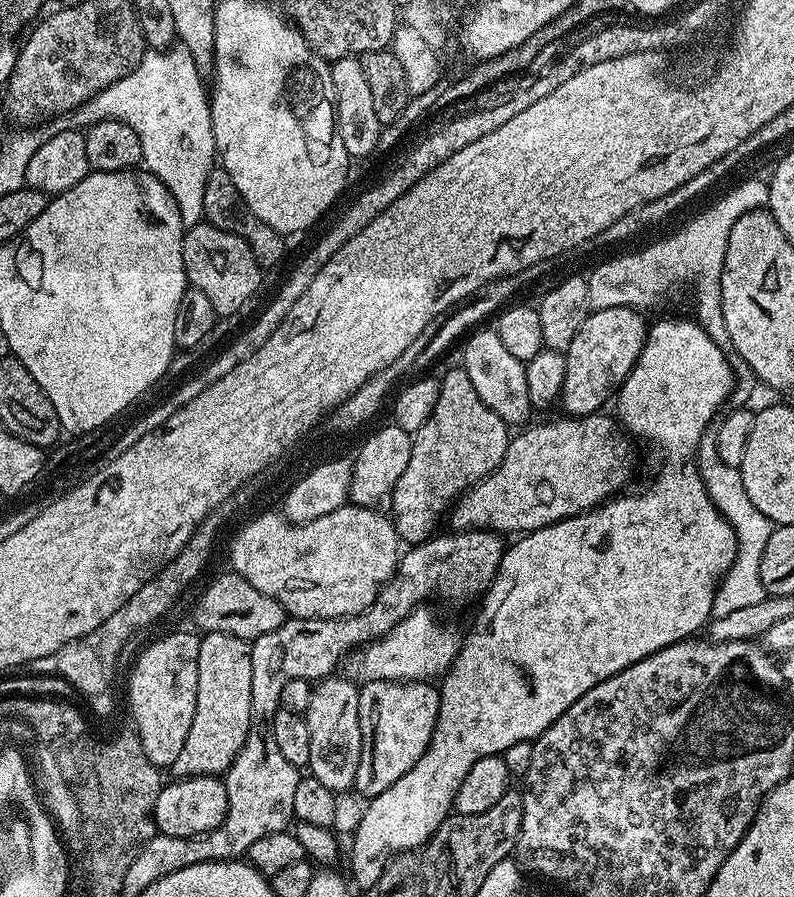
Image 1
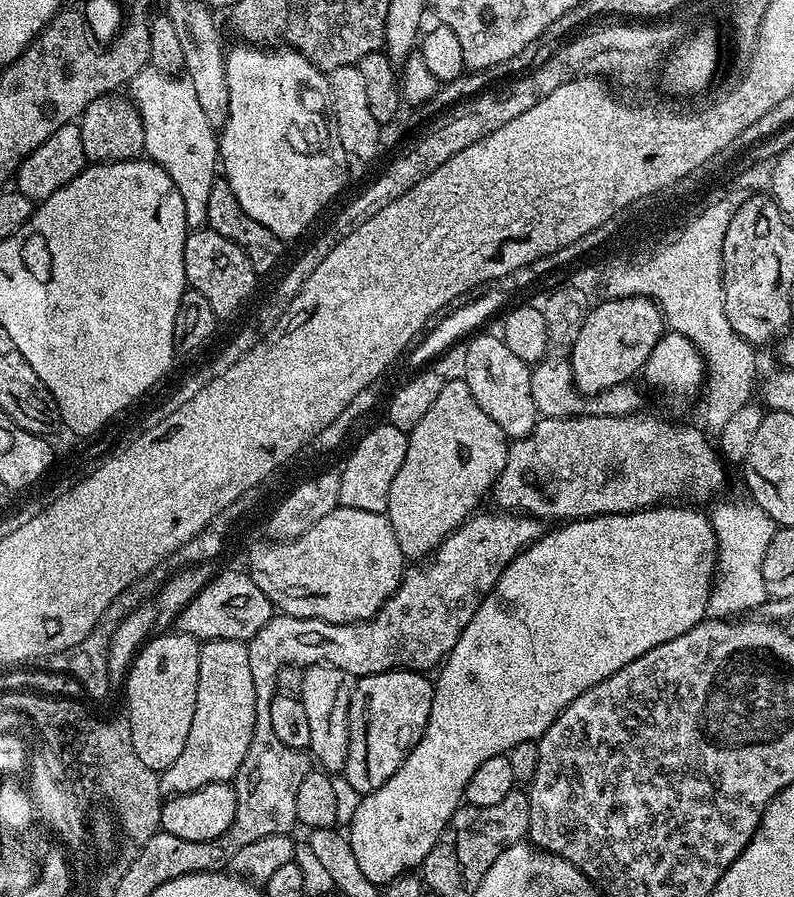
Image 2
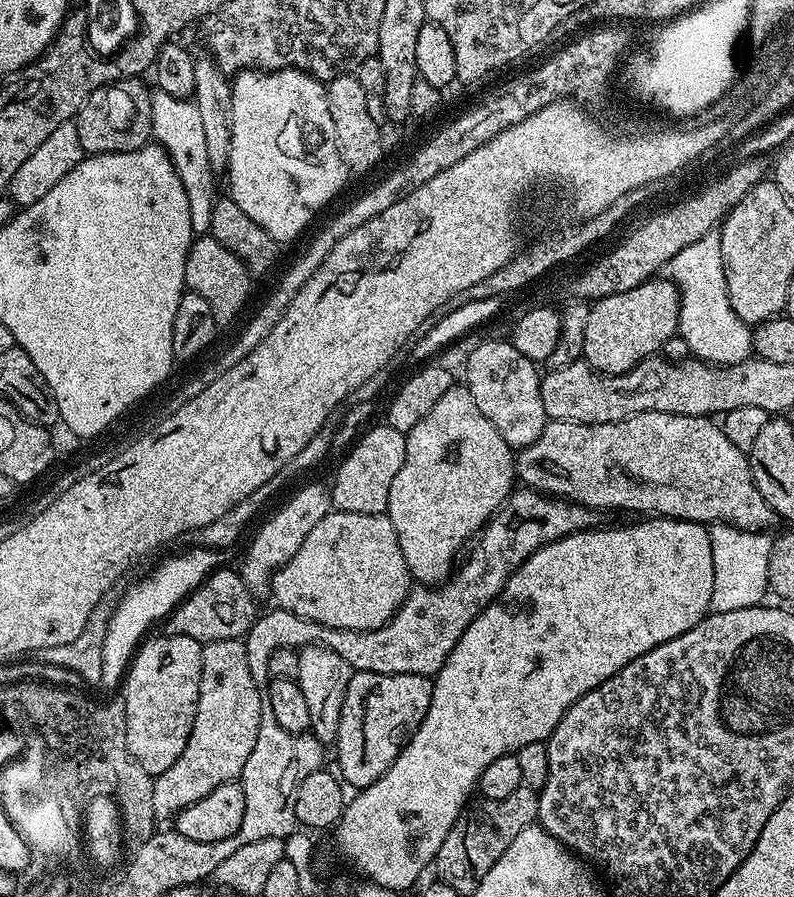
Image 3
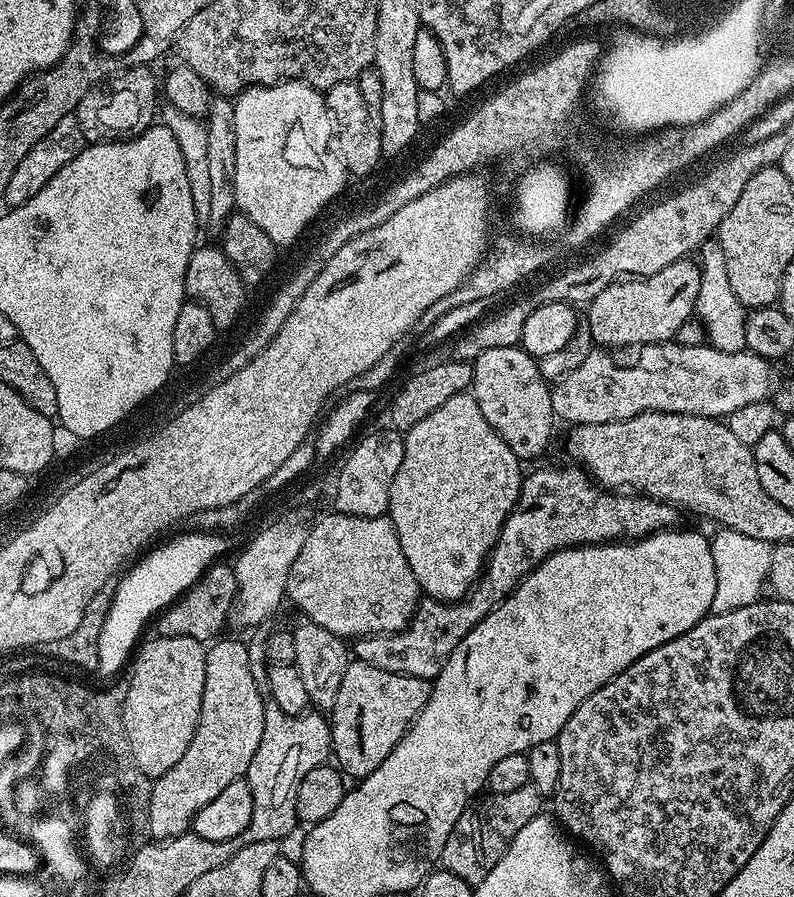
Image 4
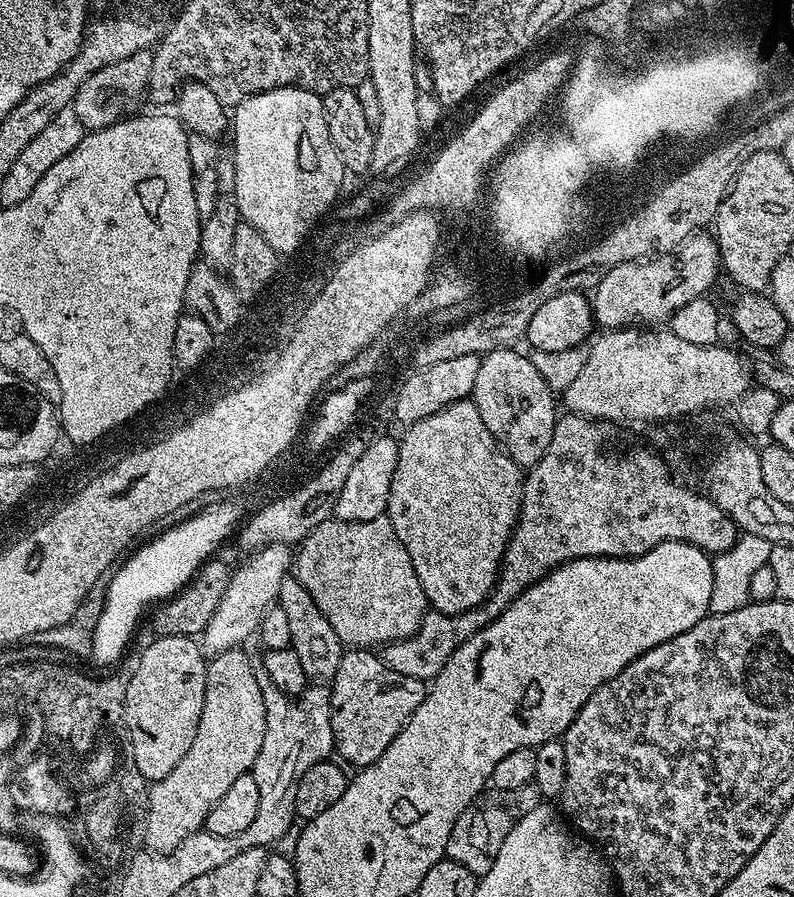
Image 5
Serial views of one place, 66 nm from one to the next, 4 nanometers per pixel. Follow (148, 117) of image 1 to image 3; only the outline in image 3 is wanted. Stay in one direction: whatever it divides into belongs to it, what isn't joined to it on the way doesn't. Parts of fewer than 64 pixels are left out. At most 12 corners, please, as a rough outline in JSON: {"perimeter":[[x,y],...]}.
{"perimeter":[[152,92],[152,135],[190,202],[212,231],[218,199],[198,106]]}

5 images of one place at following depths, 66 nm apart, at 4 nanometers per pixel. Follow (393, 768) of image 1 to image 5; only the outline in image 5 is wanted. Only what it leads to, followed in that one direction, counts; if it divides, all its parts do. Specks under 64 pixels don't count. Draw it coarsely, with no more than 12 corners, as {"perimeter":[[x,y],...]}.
{"perimeter":[[345,651],[330,682],[335,755],[382,758],[425,681]]}

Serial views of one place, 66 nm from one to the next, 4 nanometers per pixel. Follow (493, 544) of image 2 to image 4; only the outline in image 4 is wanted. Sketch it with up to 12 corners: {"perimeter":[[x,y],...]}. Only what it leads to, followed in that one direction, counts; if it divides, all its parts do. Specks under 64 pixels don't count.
{"perimeter":[[579,466],[520,482],[475,588],[421,599],[392,652],[429,682],[550,554],[677,527]]}

